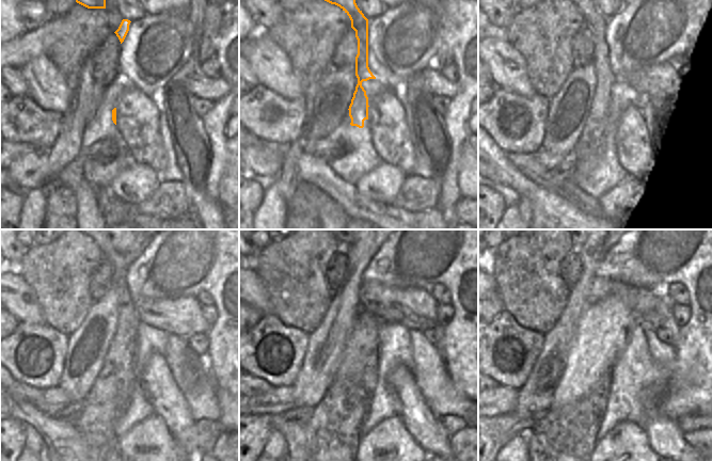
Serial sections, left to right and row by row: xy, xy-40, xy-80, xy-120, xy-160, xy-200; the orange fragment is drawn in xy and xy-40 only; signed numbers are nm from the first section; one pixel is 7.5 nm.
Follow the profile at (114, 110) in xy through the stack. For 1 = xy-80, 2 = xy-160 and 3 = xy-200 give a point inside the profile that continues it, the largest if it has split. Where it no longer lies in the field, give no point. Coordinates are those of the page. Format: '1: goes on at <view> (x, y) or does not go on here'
1: goes on at xy-80 (589, 145)
2: goes on at xy-160 (335, 424)
3: goes on at xy-200 (572, 430)

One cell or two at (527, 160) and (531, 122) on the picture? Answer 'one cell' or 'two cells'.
two cells

